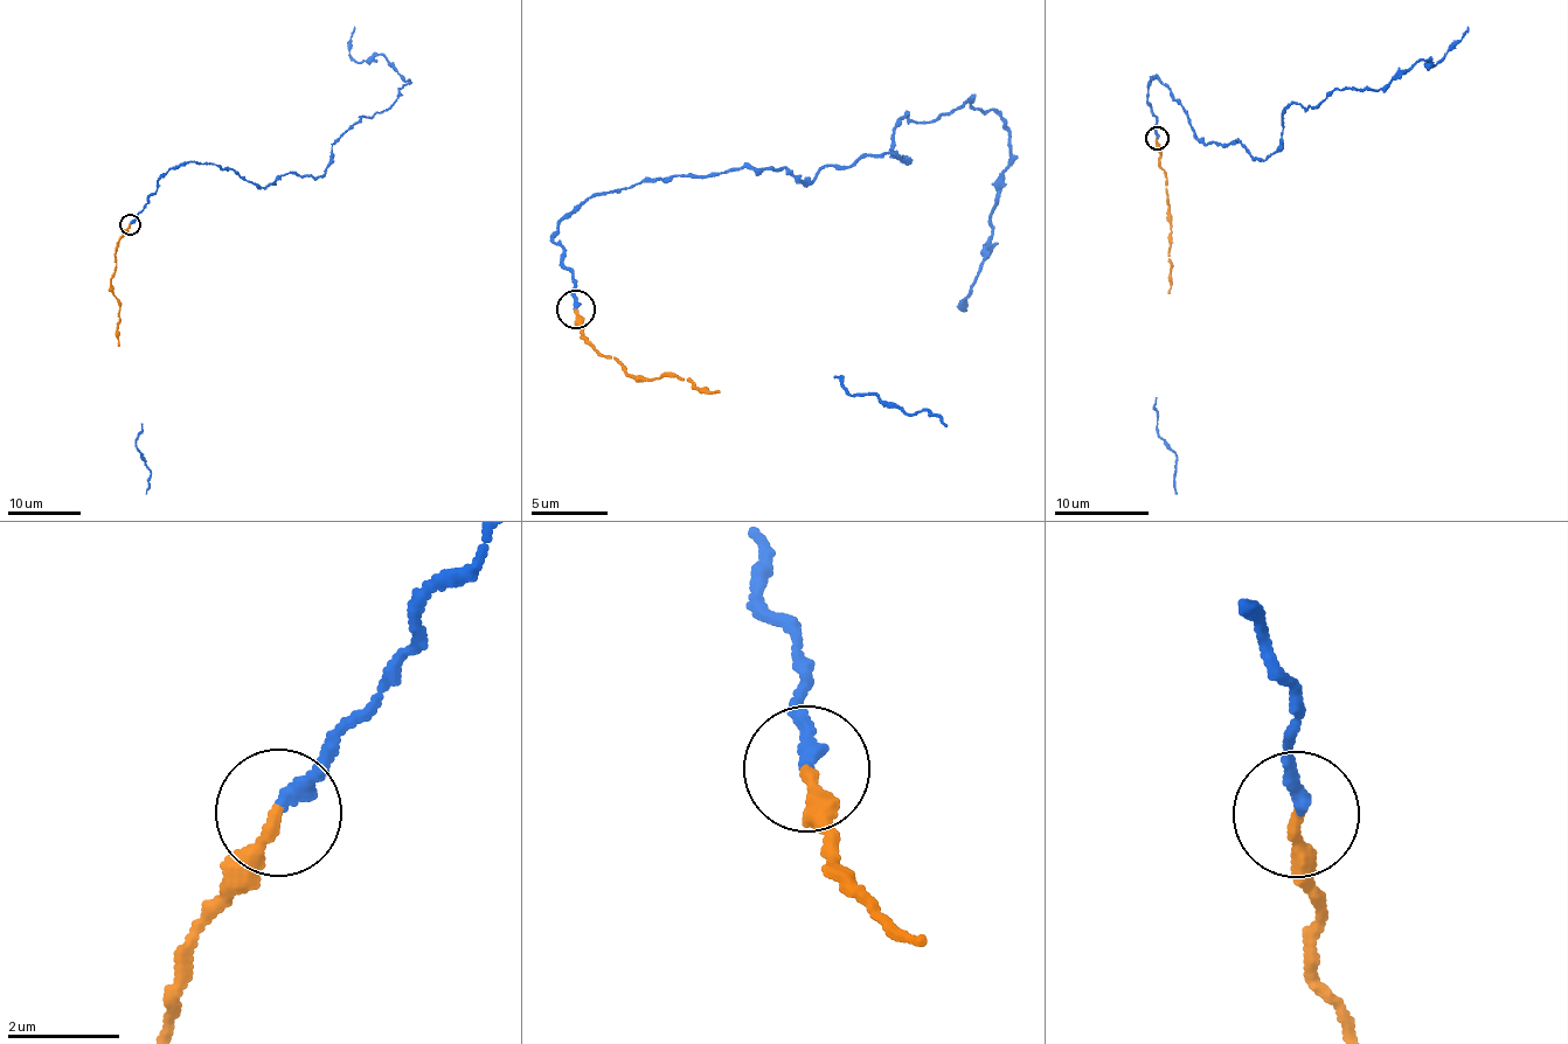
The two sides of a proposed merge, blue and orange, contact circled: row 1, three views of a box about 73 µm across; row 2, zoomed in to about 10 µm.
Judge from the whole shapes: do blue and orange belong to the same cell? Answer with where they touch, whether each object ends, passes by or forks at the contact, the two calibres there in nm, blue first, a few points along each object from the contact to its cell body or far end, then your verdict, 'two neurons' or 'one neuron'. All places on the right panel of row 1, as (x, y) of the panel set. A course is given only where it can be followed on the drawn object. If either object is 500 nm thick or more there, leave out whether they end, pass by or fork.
place (1157, 138); blue ends; orange ends; calibres 240 and 200 nm; course blue (1157, 139), (1153, 77), (1204, 143), (1237, 139), (1263, 159), (1285, 108), (1385, 89), (1469, 27); course orange (1157, 139), (1168, 206), (1167, 292); one neuron

